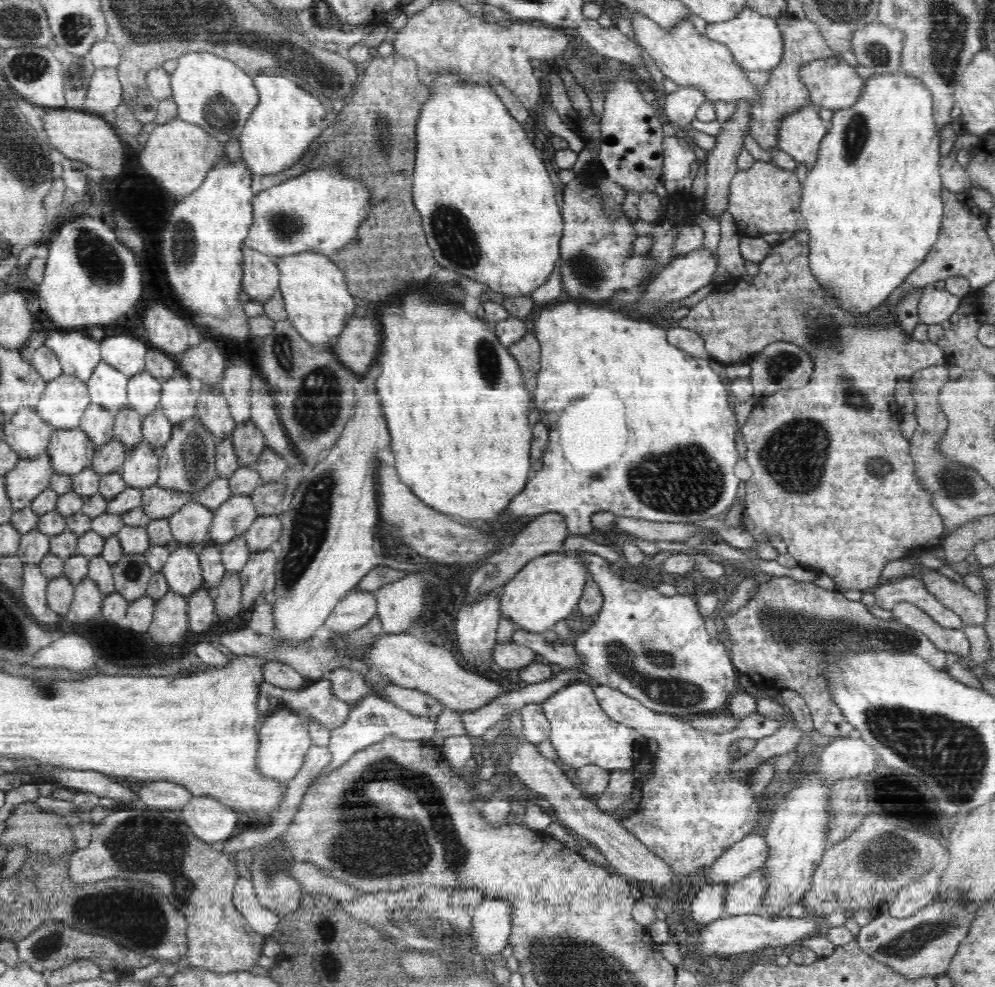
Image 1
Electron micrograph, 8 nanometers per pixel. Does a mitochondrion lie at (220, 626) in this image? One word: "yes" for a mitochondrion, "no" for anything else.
no

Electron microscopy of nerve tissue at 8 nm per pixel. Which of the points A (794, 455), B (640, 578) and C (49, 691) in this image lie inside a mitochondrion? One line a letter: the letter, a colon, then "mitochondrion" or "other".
A: mitochondrion
B: other
C: mitochondrion

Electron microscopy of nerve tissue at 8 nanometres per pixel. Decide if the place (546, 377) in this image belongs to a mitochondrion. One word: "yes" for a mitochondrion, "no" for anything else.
no

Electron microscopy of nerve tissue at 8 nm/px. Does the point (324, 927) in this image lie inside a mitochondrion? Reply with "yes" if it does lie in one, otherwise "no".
yes

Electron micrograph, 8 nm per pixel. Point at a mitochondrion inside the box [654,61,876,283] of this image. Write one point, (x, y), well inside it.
(856, 133)

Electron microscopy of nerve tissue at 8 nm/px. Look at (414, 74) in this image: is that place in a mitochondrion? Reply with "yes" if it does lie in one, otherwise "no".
no

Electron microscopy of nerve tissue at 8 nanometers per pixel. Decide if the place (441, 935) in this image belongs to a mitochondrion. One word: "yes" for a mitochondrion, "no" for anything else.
yes

